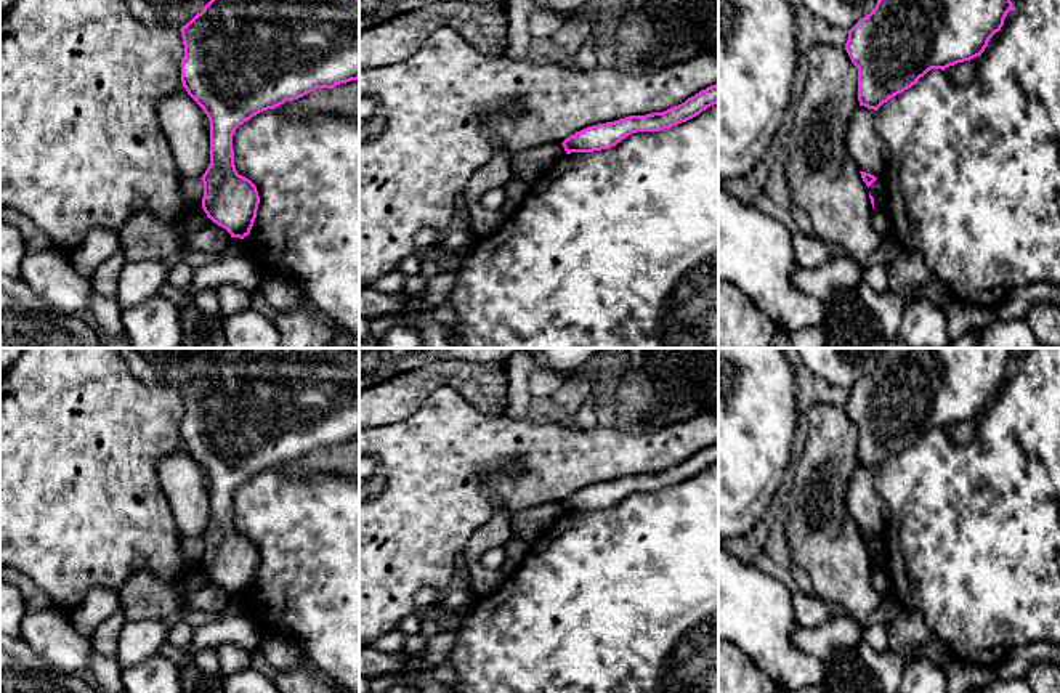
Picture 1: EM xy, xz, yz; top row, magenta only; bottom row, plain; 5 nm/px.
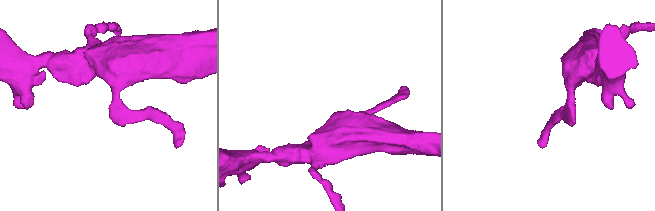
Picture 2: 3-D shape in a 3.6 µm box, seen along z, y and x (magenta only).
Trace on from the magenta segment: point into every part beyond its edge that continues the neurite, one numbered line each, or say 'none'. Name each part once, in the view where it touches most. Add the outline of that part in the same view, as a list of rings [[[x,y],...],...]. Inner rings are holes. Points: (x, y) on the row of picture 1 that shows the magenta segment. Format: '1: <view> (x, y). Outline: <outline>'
none

